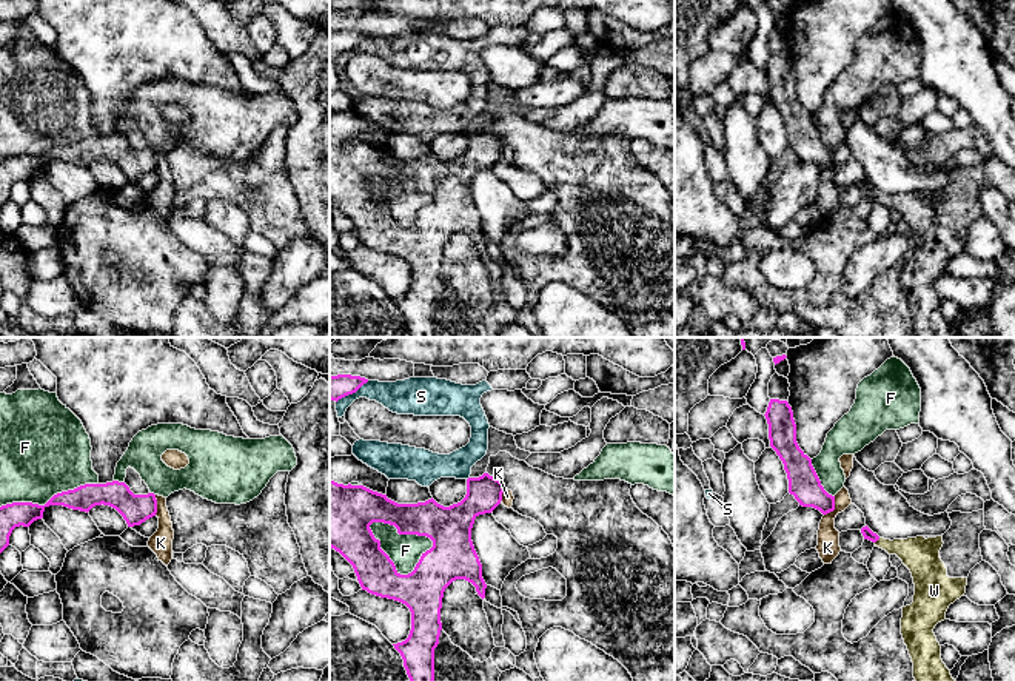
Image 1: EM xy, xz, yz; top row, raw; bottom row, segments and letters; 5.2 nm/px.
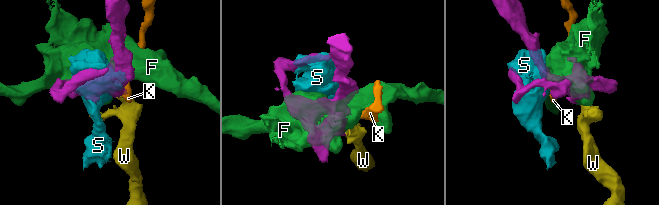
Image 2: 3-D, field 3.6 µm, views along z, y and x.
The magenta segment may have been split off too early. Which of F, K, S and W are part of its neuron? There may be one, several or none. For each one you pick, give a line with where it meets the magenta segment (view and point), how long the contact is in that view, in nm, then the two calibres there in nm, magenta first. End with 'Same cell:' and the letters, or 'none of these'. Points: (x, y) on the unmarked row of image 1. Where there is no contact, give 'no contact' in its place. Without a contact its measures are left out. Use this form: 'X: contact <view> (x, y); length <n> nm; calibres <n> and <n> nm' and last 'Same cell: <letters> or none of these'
W: contact yz (877, 194); length 40 nm; calibres 60 and 190 nm
Same cell: W

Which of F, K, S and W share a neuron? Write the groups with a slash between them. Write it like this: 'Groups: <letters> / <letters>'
Groups: F / K / S / W

